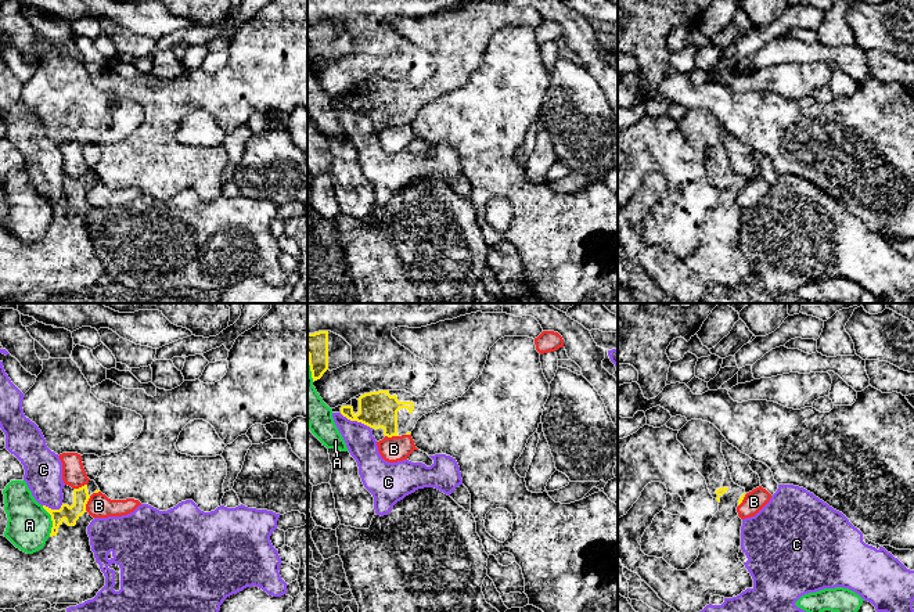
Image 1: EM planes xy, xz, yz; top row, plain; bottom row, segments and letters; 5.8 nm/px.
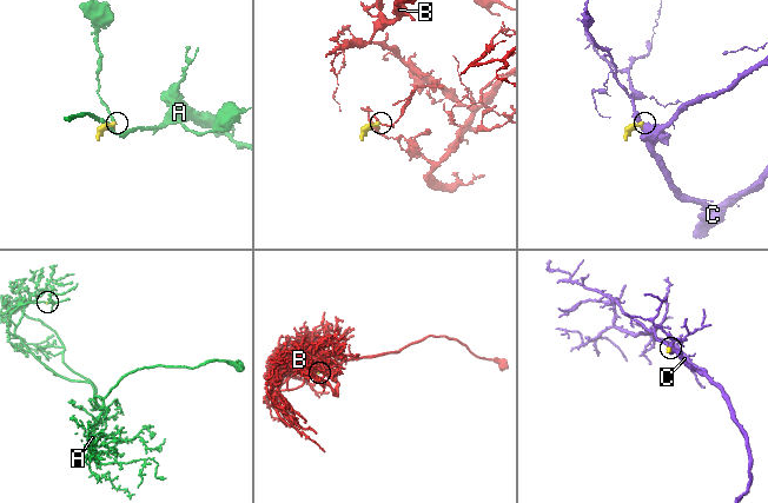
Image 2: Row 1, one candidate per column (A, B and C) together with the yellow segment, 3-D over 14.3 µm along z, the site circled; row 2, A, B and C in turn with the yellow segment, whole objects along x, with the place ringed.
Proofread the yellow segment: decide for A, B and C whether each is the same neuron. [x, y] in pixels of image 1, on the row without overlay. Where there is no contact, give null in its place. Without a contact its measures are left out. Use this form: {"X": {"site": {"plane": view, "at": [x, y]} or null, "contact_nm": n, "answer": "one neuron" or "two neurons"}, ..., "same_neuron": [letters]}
{"A": {"site": {"plane": "xy", "at": [51, 209]}, "contact_nm": 180, "answer": "two neurons"}, "B": {"site": {"plane": "xy", "at": [89, 187]}, "contact_nm": 150, "answer": "two neurons"}, "C": {"site": {"plane": "xz", "at": [355, 110]}, "contact_nm": 200, "answer": "two neurons"}, "same_neuron": []}

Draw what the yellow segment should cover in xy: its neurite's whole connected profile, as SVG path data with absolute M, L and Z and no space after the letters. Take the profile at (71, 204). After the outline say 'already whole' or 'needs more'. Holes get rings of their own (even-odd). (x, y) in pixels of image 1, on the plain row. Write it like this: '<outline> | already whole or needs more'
M94 170L79 179L65 174L60 199L43 195L51 205L53 217L44 237L33 244L21 241L7 227L0 226L0 299L14 299L33 289L46 289L51 295L79 295L93 289L105 276L105 266L96 252L87 224L87 216L94 208L86 201L86 194L98 181Z | needs more

